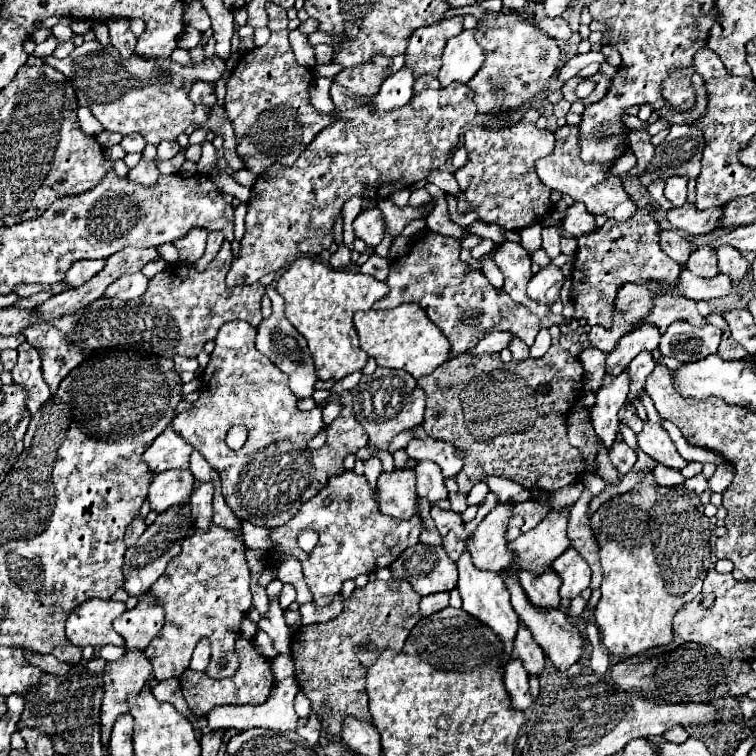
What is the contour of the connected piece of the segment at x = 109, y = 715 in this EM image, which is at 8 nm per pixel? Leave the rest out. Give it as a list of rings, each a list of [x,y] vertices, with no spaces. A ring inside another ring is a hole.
[[[141,650],[125,652],[117,662],[107,662],[103,676],[103,702],[101,702],[101,744],[107,752],[113,724],[119,716],[129,714],[127,696],[143,690],[151,676],[151,664]]]

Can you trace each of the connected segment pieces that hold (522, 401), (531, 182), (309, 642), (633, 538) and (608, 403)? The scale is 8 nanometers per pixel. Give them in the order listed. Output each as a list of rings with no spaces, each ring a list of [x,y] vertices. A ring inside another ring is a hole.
[[[551,326],[549,332],[552,345],[541,358],[527,358],[521,362],[511,360],[505,364],[499,354],[461,354],[441,364],[441,368],[435,368],[429,376],[417,380],[427,394],[423,420],[425,432],[431,438],[445,440],[467,452],[465,466],[457,474],[457,484],[463,494],[467,494],[479,480],[485,480],[485,476],[509,478],[529,490],[537,486],[555,492],[567,484],[577,482],[585,474],[587,462],[567,438],[567,416],[571,408],[581,400],[583,392],[583,366],[577,358],[573,358],[559,346],[559,326]]]
[[[525,106],[525,110],[521,110],[521,120],[509,126],[501,126],[501,128],[467,126],[465,128],[463,144],[467,148],[469,160],[465,166],[455,170],[455,180],[459,182],[459,194],[473,206],[473,210],[465,210],[465,212],[477,212],[481,222],[495,222],[503,228],[515,228],[515,230],[521,230],[531,222],[541,222],[547,216],[551,208],[551,198],[549,198],[551,188],[545,188],[545,184],[541,184],[535,172],[535,162],[543,156],[549,156],[549,152],[553,152],[555,136],[549,130],[537,130],[535,126],[537,118],[539,118],[539,110],[535,106]]]
[[[375,580],[353,592],[335,620],[325,624],[307,624],[293,634],[291,656],[295,662],[295,678],[301,692],[311,700],[311,708],[329,736],[341,736],[347,716],[371,722],[365,692],[367,668],[387,648],[401,652],[411,628],[423,618],[419,602],[421,596],[413,592],[407,580]]]
[[[651,474],[643,478],[643,484],[637,490],[601,504],[591,516],[591,530],[599,544],[597,554],[603,568],[601,600],[595,608],[595,622],[609,654],[629,658],[651,646],[667,646],[673,640],[673,616],[701,592],[703,578],[711,568],[709,526],[711,520],[703,514],[703,504],[695,492],[689,492],[683,484],[659,486]]]
[[[625,370],[619,376],[605,374],[603,384],[595,394],[597,394],[597,404],[593,404],[593,428],[603,446],[611,448],[619,432],[617,412],[625,404],[629,394],[629,372]]]

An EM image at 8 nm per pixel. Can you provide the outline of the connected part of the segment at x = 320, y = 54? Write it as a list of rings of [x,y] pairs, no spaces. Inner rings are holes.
[[[317,44],[315,48],[315,60],[317,60],[317,64],[329,64],[331,60],[331,56],[333,56],[333,50],[329,48],[329,46],[325,46],[325,44]]]

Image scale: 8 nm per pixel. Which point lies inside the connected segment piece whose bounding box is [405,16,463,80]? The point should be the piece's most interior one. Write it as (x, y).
(423, 56)

